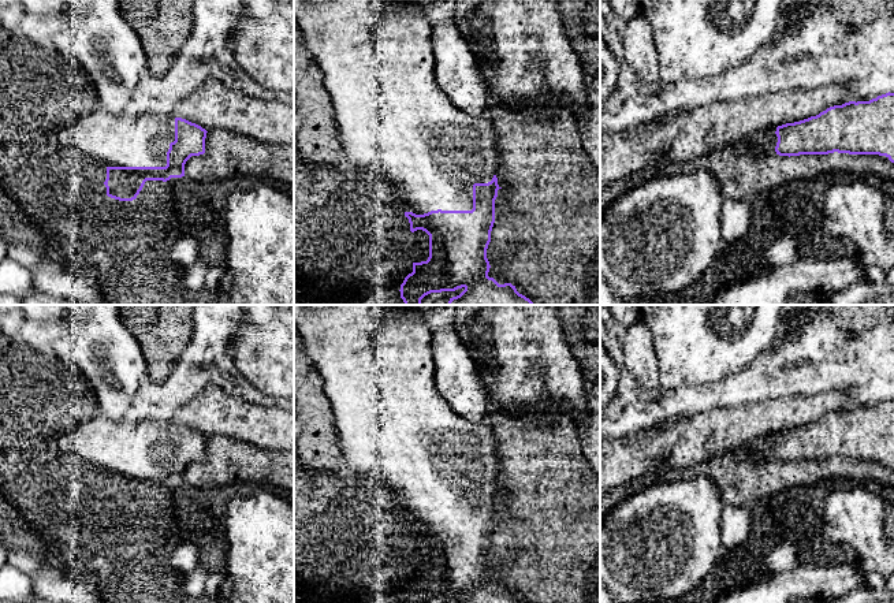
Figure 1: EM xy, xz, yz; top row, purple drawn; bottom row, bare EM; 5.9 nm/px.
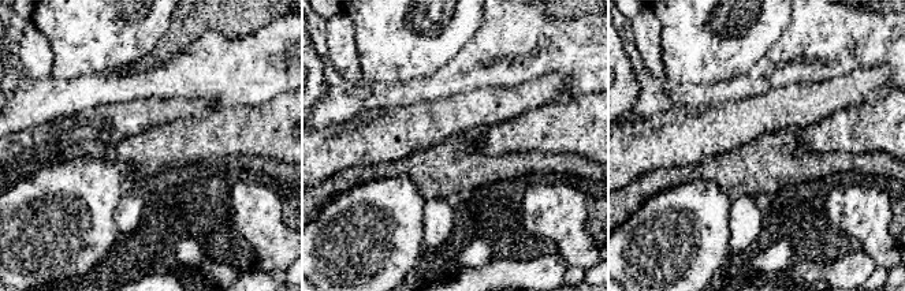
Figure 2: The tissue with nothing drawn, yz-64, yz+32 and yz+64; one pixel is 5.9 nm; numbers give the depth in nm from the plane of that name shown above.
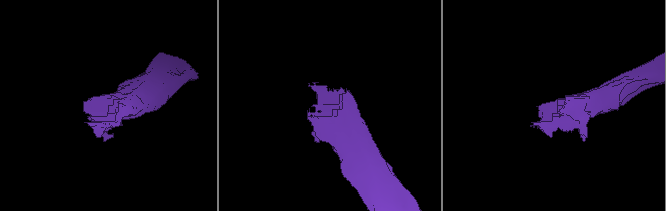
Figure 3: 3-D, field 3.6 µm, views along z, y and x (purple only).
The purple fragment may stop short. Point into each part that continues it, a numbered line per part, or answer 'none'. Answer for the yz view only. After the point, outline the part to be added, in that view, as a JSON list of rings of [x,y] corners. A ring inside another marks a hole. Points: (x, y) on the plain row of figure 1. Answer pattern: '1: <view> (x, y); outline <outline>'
1: yz (764, 449); outline [[[771,433],[767,438],[741,446],[740,450],[745,450],[749,457],[757,459],[759,462],[776,461],[775,453],[778,448],[778,443],[775,438],[776,433]]]

